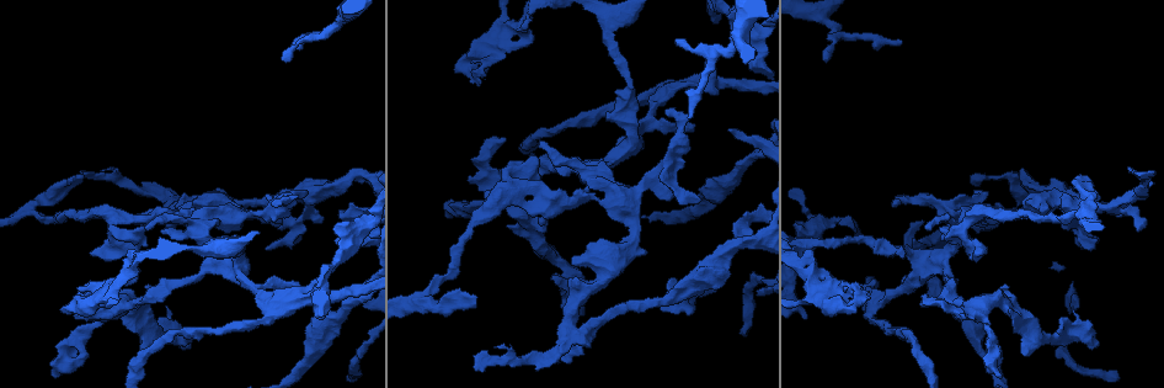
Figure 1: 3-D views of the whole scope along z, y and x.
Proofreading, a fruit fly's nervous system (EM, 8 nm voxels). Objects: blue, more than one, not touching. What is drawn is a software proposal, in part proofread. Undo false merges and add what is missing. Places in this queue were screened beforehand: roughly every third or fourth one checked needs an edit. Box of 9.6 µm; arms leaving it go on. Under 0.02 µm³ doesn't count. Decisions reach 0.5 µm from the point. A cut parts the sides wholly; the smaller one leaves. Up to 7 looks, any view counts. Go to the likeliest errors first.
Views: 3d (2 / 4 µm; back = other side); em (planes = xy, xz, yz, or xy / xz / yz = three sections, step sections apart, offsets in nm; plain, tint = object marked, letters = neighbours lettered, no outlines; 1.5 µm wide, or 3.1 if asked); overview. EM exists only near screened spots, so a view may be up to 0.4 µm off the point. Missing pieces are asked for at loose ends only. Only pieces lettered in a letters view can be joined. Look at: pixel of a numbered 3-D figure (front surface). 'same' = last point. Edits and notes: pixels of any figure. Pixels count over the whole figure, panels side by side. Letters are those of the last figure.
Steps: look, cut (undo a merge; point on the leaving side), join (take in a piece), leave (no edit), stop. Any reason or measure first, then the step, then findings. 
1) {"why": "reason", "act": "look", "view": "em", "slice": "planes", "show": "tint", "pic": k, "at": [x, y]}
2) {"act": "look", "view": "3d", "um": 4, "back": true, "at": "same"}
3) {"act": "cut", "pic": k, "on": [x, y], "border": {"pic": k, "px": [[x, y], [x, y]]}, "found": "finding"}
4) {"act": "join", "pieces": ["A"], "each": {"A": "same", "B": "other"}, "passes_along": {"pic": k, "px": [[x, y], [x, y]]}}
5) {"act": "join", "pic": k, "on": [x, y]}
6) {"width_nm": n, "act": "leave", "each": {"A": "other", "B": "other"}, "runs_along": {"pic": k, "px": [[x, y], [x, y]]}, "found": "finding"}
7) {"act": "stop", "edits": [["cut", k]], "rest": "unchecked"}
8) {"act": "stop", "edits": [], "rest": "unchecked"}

{"why": "branch stops here", "act": "look", "view": "3d", "um": 2, "pic": 1, "at": [824, 59]}

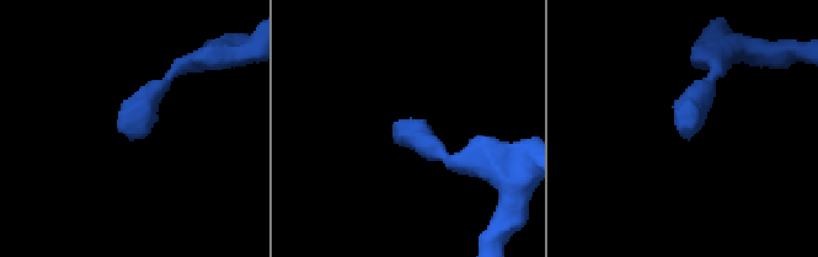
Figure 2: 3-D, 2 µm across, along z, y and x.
{"act": "look", "view": "em", "slice": "yz", "step": 8, "show": "tint", "pic": 2, "at": [122, 128]}

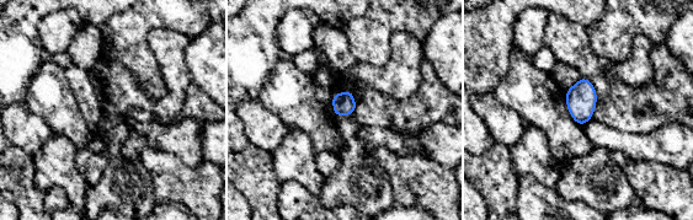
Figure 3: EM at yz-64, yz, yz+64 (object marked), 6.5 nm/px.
{"why": "cut it another way", "act": "look", "view": "em", "slice": "planes", "show": "letters", "at": "same"}

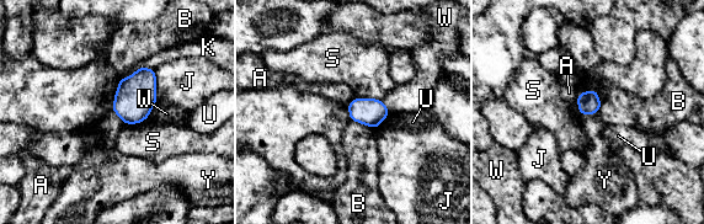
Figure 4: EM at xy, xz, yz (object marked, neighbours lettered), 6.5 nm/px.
{"act": "leave", "each": {"A": "other", "B": "other", "J": "other", "K": "other", "S": "other", "U": "other", "W": "other", "Y": "other"}, "border": {"pic": 4, "px": [[597, 112], [580, 115]]}, "found": "none of them fits"}

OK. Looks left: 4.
{"why": "an open end", "act": "look", "view": "3d", "um": 2, "pic": 1, "at": [182, 199]}

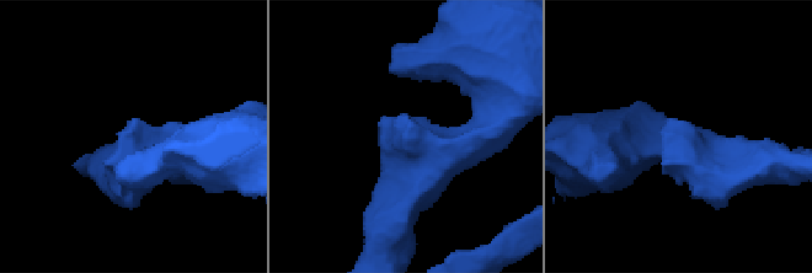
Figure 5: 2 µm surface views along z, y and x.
{"arm_widths_nm": [240, 280], "why": "need the tissue", "act": "look", "view": "em", "slice": "xy", "step": 4, "show": "letters", "pic": 5, "at": [122, 132]}

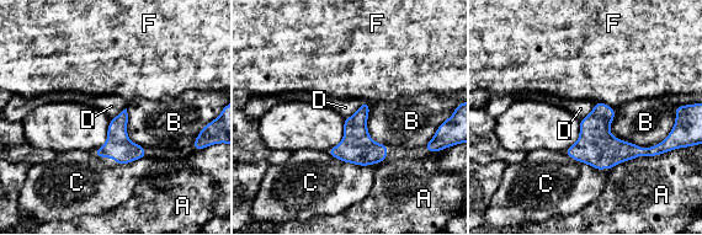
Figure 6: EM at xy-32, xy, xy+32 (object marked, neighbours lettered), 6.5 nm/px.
{"act": "look", "view": "em", "slice": "xz", "step": 8, "show": "letters", "at": "same"}

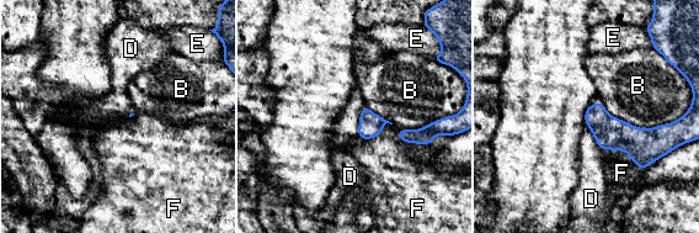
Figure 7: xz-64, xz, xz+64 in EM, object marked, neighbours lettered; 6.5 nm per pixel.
{"act": "leave", "each": {"B": "other", "D": "other", "E": "other", "F": "other"}, "border": {"pic": 7, "px": [[364, 105], [359, 116], [357, 136]]}, "found": "no lettered piece goes on from it"}

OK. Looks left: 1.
{"act": "stop", "edits": [], "rest": "unchecked"}

